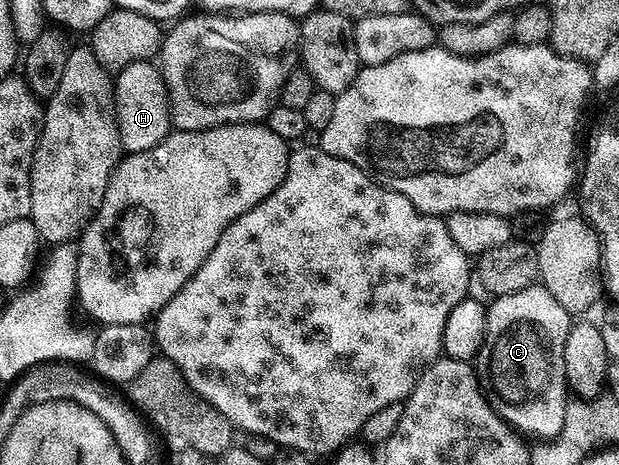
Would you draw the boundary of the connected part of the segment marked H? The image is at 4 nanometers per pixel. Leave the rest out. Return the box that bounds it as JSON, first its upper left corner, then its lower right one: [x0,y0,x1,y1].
[114,60,173,154]

